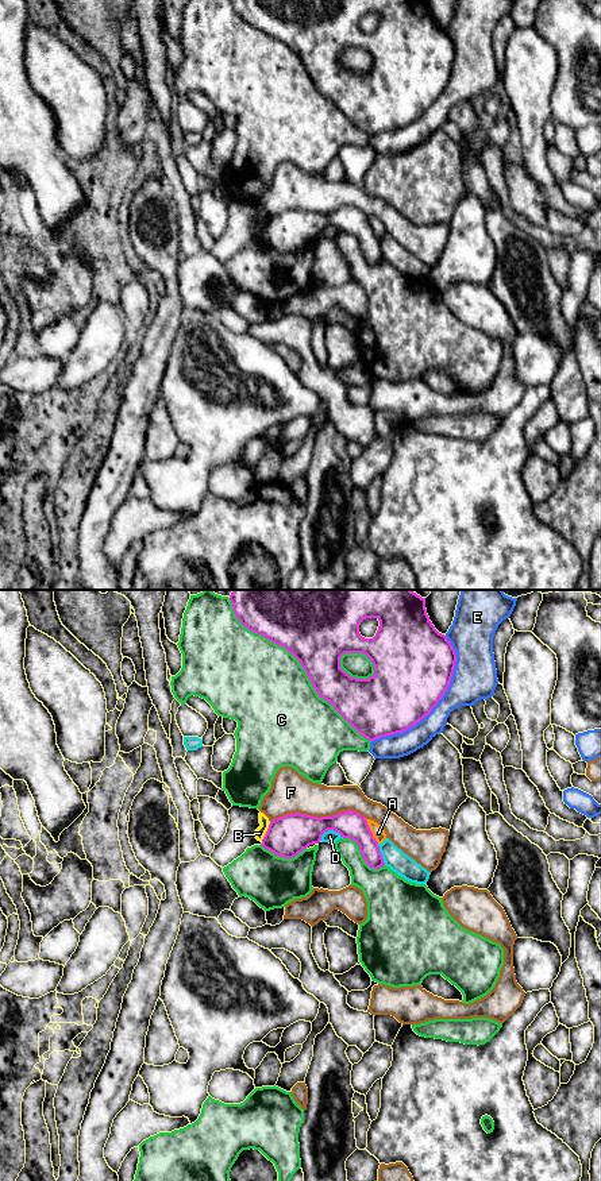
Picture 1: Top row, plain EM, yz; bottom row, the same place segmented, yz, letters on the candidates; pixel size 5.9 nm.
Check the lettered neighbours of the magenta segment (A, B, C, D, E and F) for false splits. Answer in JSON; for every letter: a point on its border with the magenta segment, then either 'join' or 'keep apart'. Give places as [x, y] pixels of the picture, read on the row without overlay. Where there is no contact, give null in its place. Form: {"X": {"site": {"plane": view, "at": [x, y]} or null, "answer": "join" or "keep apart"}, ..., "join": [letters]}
{"A": {"site": {"plane": "yz", "at": [370, 227]}, "answer": "keep apart"}, "B": {"site": {"plane": "yz", "at": [266, 228]}, "answer": "keep apart"}, "C": {"site": {"plane": "yz", "at": [301, 61]}, "answer": "keep apart"}, "D": {"site": {"plane": "yz", "at": [330, 224]}, "answer": "keep apart"}, "E": {"site": {"plane": "yz", "at": [436, 99]}, "answer": "keep apart"}, "F": {"site": {"plane": "yz", "at": [316, 212]}, "answer": "keep apart"}, "join": []}

